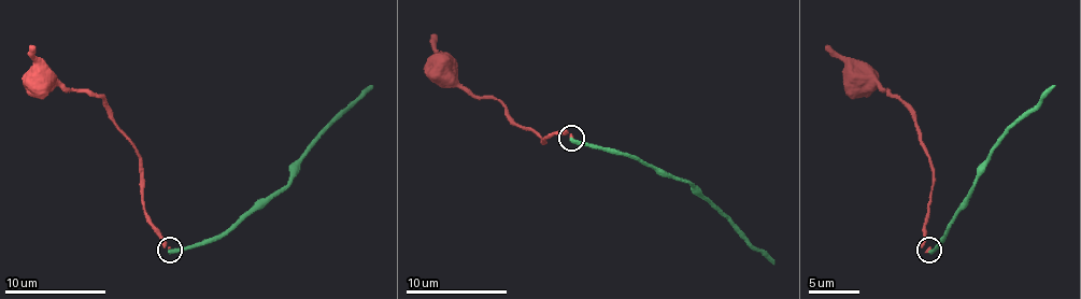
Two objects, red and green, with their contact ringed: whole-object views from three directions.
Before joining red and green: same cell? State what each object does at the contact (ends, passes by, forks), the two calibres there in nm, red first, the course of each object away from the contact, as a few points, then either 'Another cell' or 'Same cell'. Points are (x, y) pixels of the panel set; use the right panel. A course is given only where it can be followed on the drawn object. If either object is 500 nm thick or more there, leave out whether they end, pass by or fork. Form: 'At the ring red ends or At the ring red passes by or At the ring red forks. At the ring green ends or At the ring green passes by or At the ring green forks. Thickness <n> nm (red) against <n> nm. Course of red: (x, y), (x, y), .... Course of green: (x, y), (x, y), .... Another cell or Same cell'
At the ring red ends. At the ring green ends. Thickness 200 nm (red) against 320 nm. Course of red: (929, 251), (924, 245), (924, 230), (929, 210), (932, 161), (909, 110), (889, 89), (858, 80). Course of green: (929, 251), (965, 207), (967, 195), (978, 179), (978, 166), (991, 148), (1054, 85). Another cell

